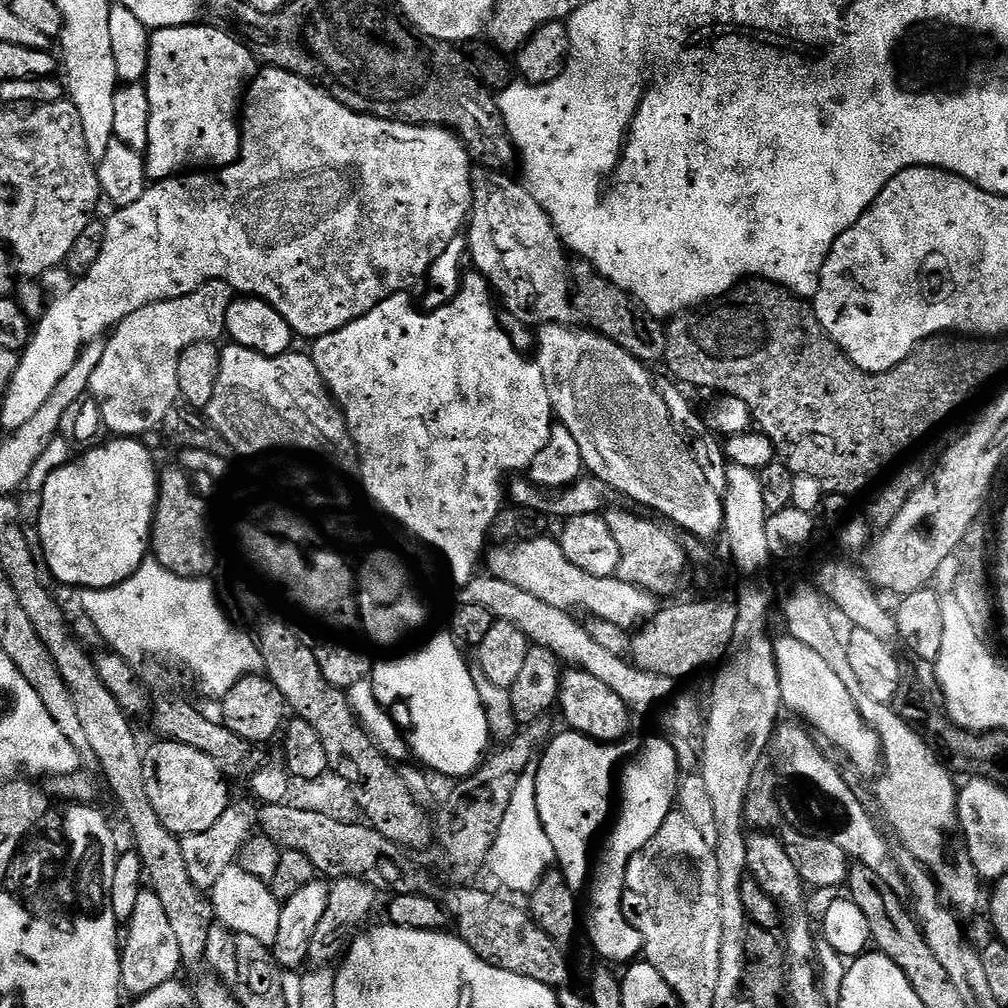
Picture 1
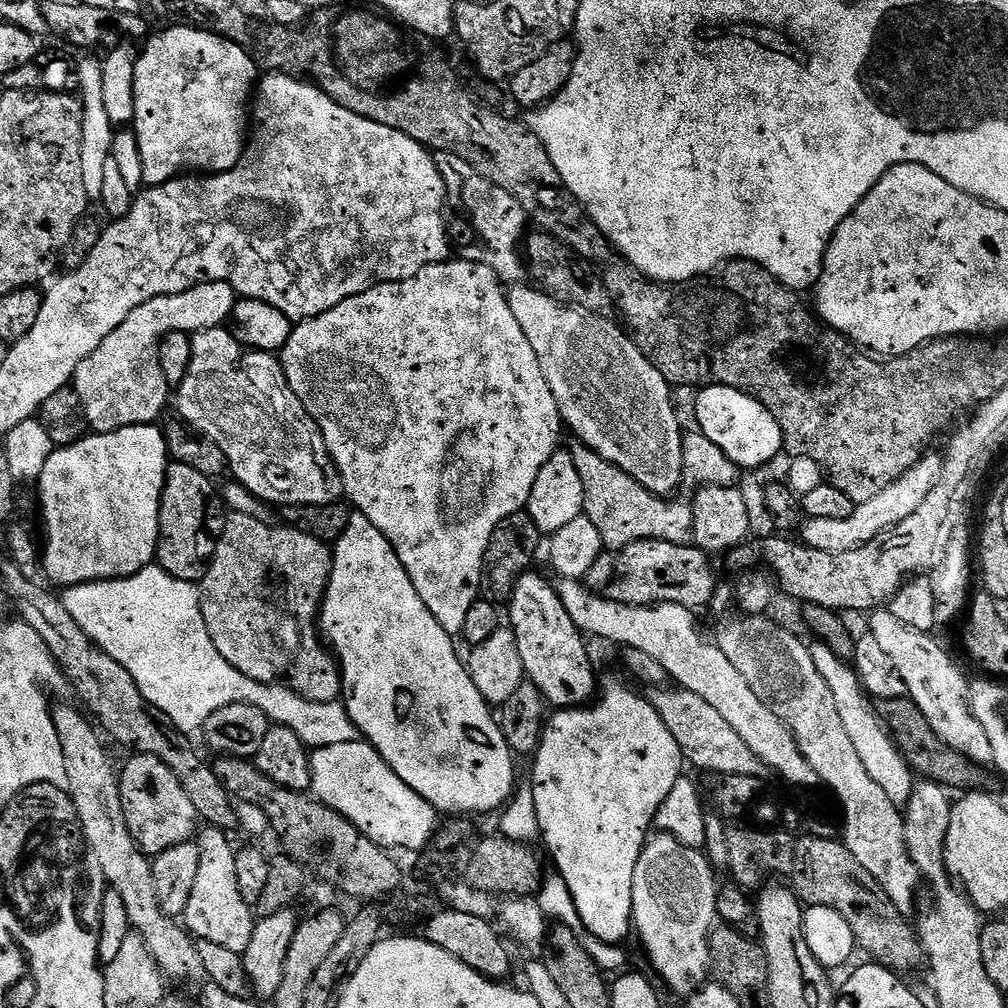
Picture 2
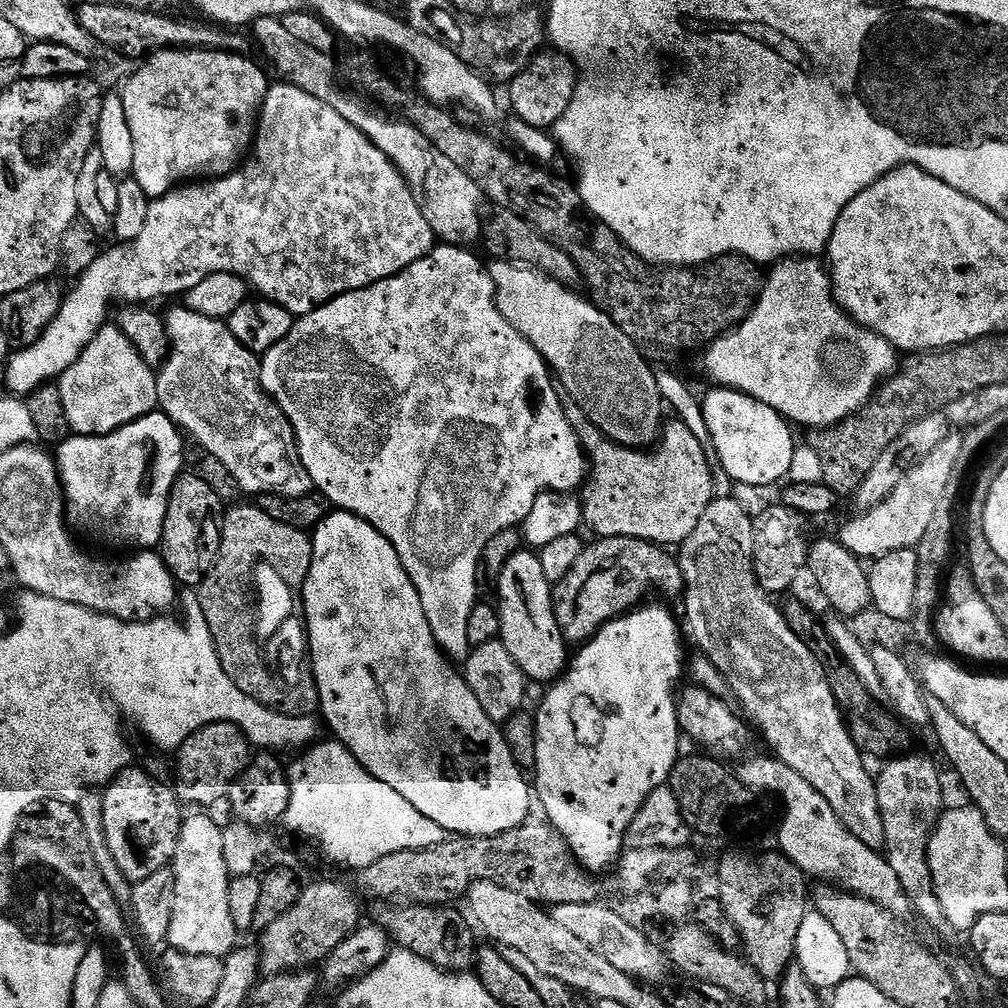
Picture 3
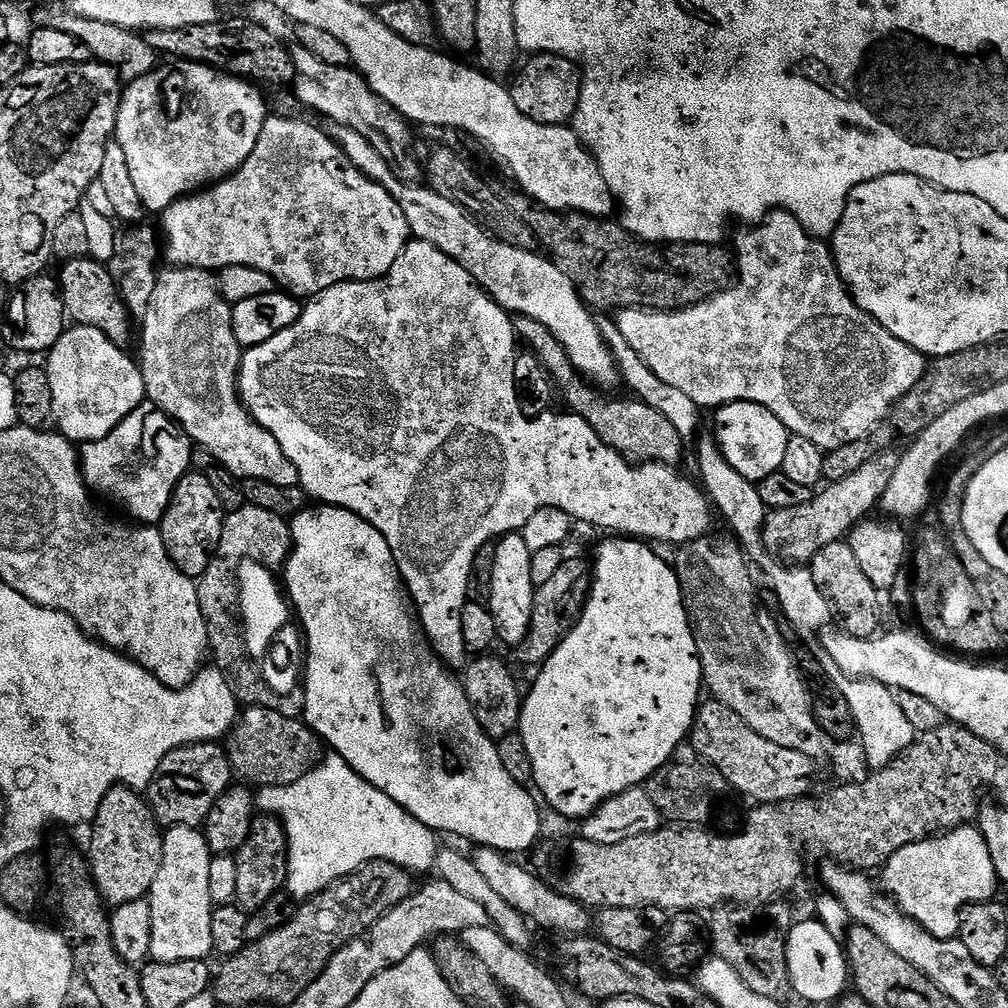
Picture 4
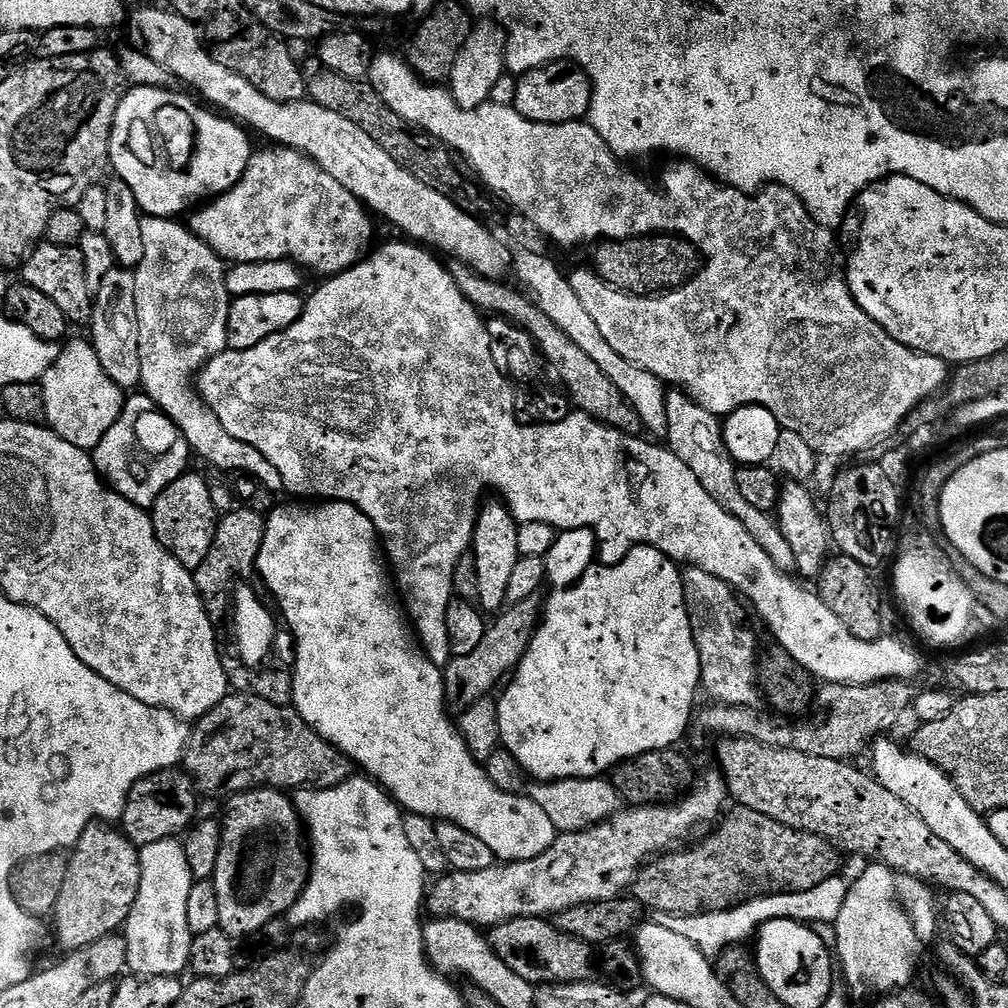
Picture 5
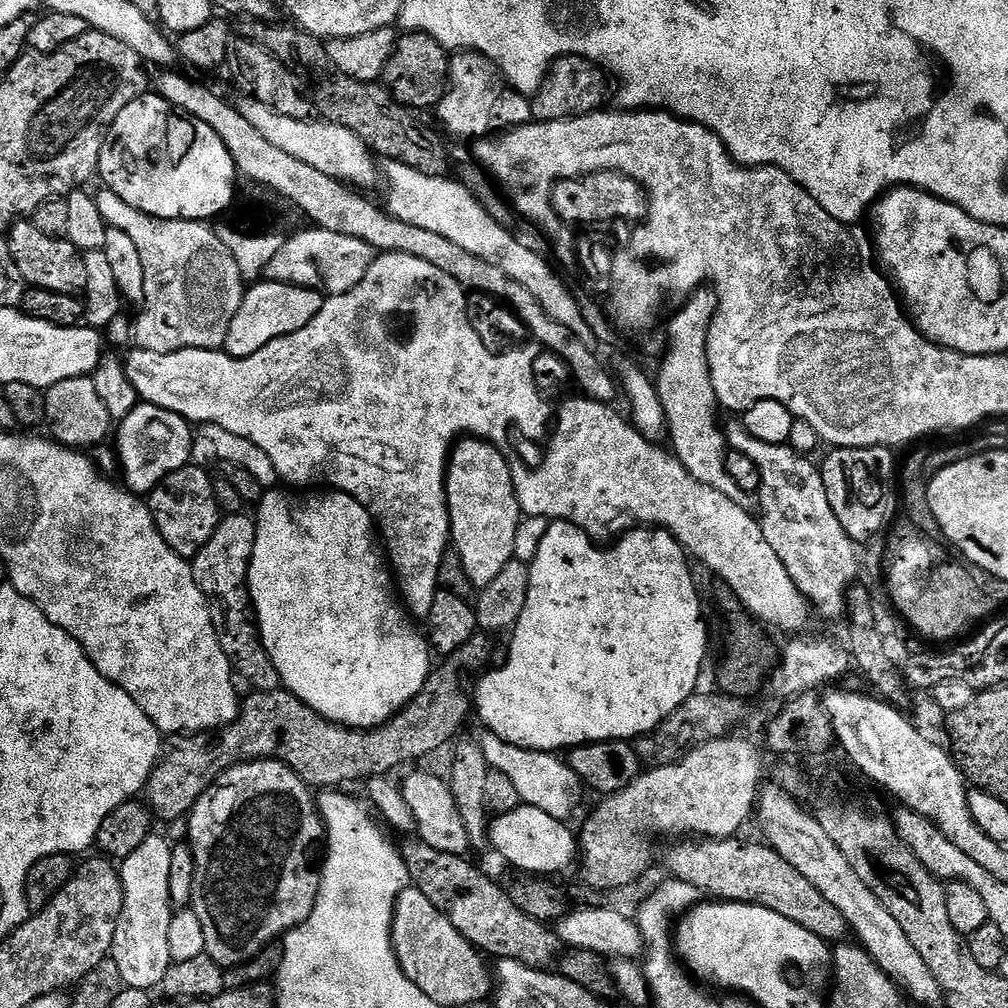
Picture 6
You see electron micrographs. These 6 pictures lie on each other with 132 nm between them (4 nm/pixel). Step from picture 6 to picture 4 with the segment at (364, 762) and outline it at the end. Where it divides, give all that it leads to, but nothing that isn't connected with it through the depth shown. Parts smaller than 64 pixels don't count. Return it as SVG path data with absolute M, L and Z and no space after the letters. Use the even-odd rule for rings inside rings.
M565 559L558 571L545 584L539 585L532 607L532 625L528 637L515 649L516 656L524 664L539 666L548 659L549 654L558 647L562 638L576 625L585 601L592 589L594 572L580 560ZM245 707L239 713L231 732L226 737L228 760L233 773L240 776L245 785L261 784L264 790L290 786L298 778L312 771L322 759L322 741L303 719L286 718L265 708Z

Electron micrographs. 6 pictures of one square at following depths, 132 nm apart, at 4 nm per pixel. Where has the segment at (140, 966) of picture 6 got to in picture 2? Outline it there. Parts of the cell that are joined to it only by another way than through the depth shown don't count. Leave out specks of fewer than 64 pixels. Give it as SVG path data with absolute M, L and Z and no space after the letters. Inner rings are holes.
M211 826L205 827L199 833L198 878L194 878L190 902L186 902L182 924L197 941L217 943L231 952L242 954L252 941L254 912L238 890L238 878L234 878L236 852L228 845L228 840L224 836L227 835L221 829Z

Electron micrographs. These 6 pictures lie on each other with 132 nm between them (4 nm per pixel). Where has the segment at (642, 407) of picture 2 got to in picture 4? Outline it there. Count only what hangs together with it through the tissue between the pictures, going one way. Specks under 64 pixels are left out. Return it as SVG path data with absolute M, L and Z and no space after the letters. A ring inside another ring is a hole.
M337 127L335 131L336 143L348 155L353 166L372 180L377 180L393 198L399 200L402 214L406 214L409 233L415 239L430 242L438 246L442 254L454 258L454 262L461 264L480 283L481 288L504 307L505 312L542 322L542 326L546 326L546 330L558 338L566 350L569 362L582 373L588 383L607 392L621 385L622 377L616 356L609 341L604 339L604 334L599 330L597 317L576 291L572 279L558 270L555 260L539 251L510 246L494 238L463 208L439 196L431 186L419 188L421 185L416 182L406 186L405 181L380 157L378 150L374 150L374 146L362 138L362 134L342 127Z

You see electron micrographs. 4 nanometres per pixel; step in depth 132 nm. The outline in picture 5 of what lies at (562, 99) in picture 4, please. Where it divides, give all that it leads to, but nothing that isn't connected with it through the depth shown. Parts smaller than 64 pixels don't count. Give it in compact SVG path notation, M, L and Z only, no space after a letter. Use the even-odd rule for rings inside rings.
M557 60L541 68L531 68L519 77L514 107L522 118L539 124L574 124L583 121L592 109L592 80L575 62Z

